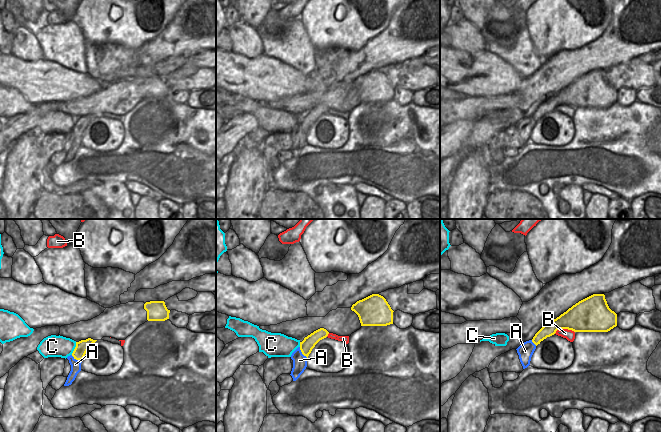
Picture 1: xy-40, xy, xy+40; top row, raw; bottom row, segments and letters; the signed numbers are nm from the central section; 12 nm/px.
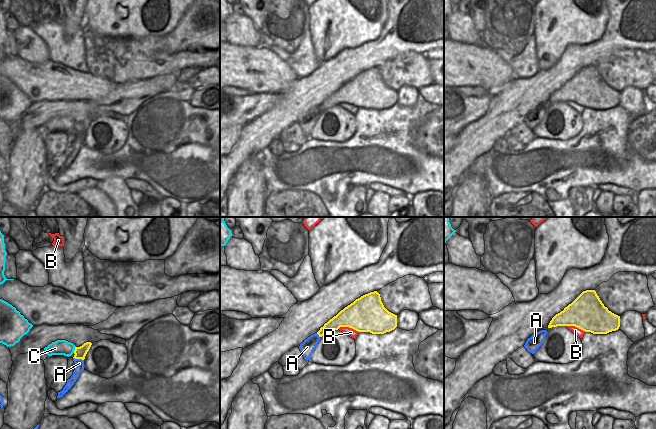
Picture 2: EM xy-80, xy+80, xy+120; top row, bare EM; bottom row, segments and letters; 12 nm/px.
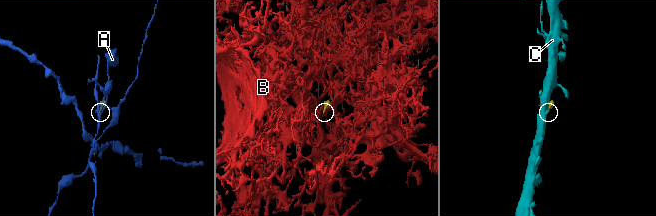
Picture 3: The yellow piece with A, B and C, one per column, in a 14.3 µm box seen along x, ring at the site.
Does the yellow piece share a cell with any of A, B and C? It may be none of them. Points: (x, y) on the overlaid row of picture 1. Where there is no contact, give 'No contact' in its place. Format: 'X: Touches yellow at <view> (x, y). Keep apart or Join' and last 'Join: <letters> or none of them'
A: Touches yellow at xy (302, 353). Keep apart
B: Touches yellow at xy+40 (564, 328). Keep apart
C: Touches yellow at xy-40 (75, 348). Keep apart
Join: none of them.

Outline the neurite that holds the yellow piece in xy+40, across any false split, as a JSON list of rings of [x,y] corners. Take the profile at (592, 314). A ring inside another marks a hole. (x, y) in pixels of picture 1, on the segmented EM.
[[[593,294],[544,325],[535,334],[532,342],[537,346],[560,329],[574,332],[608,332],[616,326],[617,314],[609,308],[605,295]]]

